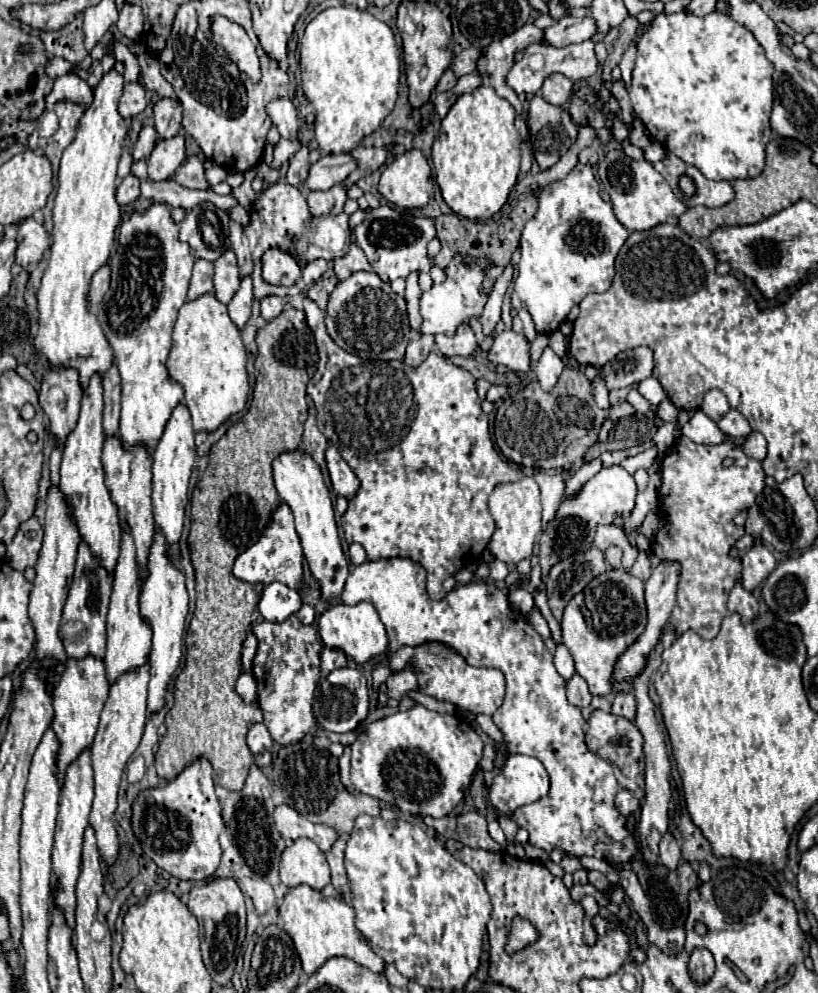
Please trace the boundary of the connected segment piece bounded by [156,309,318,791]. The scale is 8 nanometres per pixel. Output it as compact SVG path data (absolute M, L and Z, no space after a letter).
M288 309L282 311L276 319L268 321L256 335L258 357L256 357L256 385L252 393L252 405L240 423L232 425L226 435L210 449L210 463L198 481L192 493L192 527L188 535L190 557L196 569L196 611L190 621L190 629L186 633L186 667L180 671L176 679L174 691L174 707L166 715L166 735L160 741L160 749L156 753L156 771L160 779L172 781L182 773L188 765L192 765L198 757L210 759L214 767L216 785L228 791L240 791L250 767L252 753L246 745L246 733L250 725L262 721L262 713L257 703L244 703L242 697L236 697L236 679L242 673L242 643L252 625L252 613L258 607L264 585L252 585L246 581L238 581L232 575L234 561L240 553L244 553L254 541L258 541L260 533L270 525L270 517L274 509L280 505L274 479L272 479L272 461L284 451L296 451L302 441L302 427L308 417L306 407L306 385L316 373L318 353L310 327L306 325L304 311Z

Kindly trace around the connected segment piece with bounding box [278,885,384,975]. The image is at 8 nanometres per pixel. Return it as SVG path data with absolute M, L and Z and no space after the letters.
M298 885L288 891L278 911L280 911L284 931L294 941L294 947L300 955L302 969L306 975L312 975L330 957L352 959L354 963L374 973L384 971L384 961L370 949L368 941L354 927L354 909L346 905L342 899L330 899L330 897L324 897L320 891L310 889L308 885Z

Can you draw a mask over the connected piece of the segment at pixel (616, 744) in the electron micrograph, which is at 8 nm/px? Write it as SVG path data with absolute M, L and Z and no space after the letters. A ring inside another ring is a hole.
M594 711L588 721L586 745L596 757L608 761L614 767L614 775L616 775L620 787L624 787L616 795L616 809L624 817L628 817L630 813L634 813L640 807L638 799L640 801L644 799L644 751L642 751L644 739L642 739L642 733L636 729L636 725L632 725L624 717L616 717L612 713L604 713L604 711Z

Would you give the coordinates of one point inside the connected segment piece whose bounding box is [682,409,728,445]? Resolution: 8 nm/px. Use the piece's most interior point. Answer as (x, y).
(701, 429)

